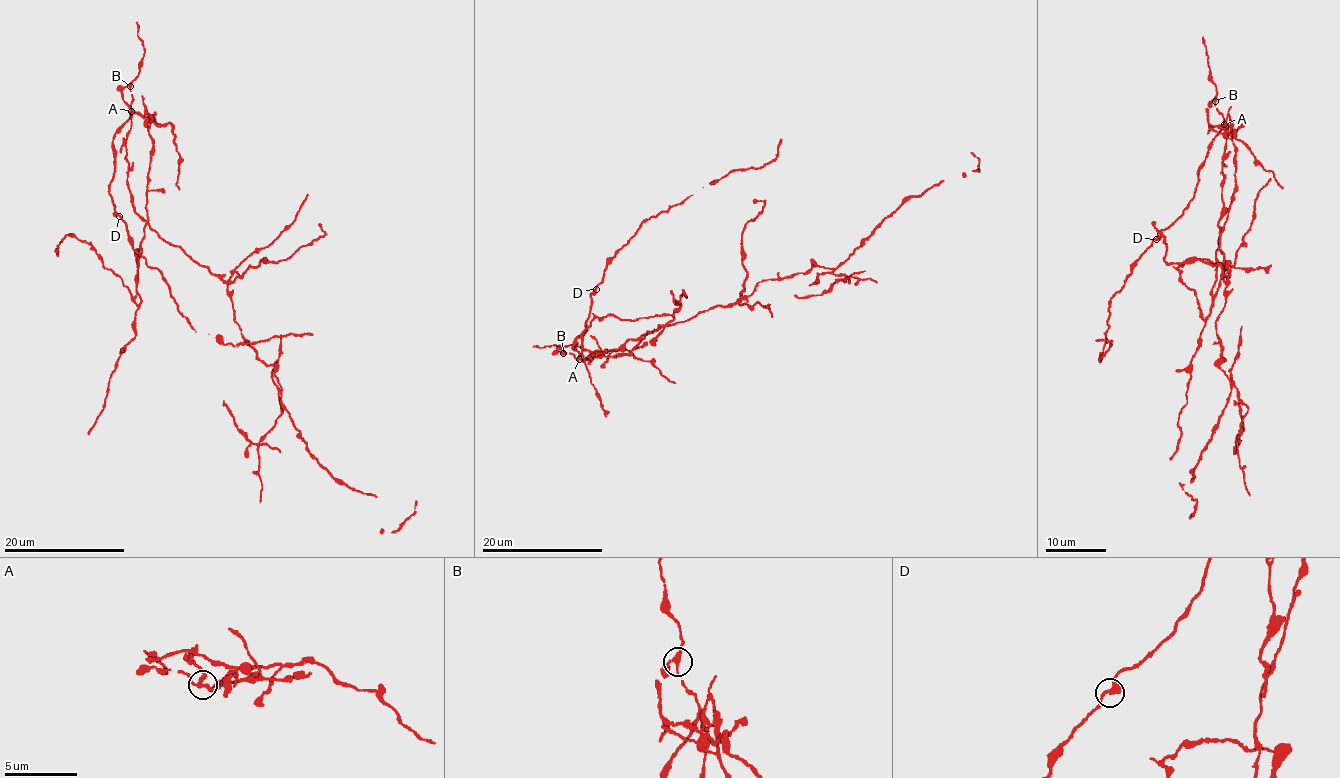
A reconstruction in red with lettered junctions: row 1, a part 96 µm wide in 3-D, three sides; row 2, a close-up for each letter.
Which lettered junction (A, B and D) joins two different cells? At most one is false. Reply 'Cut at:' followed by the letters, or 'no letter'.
Cut at: A

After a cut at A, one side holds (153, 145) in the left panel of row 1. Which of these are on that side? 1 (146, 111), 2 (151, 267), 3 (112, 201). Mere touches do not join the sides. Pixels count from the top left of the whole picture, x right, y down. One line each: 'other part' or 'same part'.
1: same part
2: other part
3: other part

